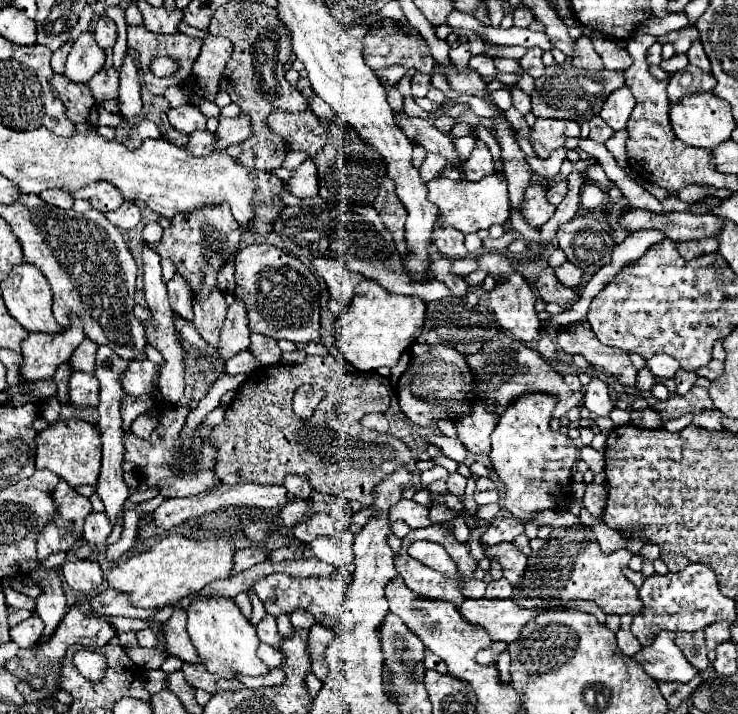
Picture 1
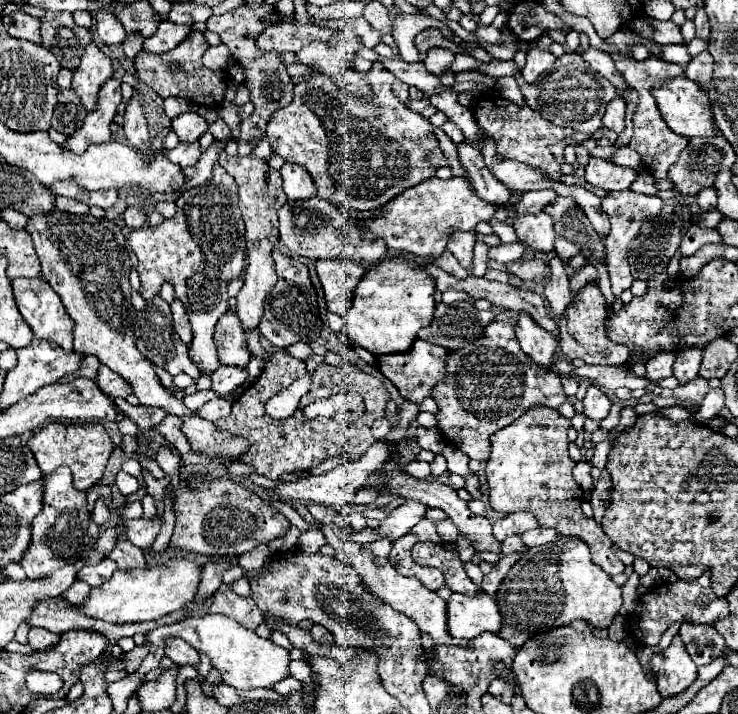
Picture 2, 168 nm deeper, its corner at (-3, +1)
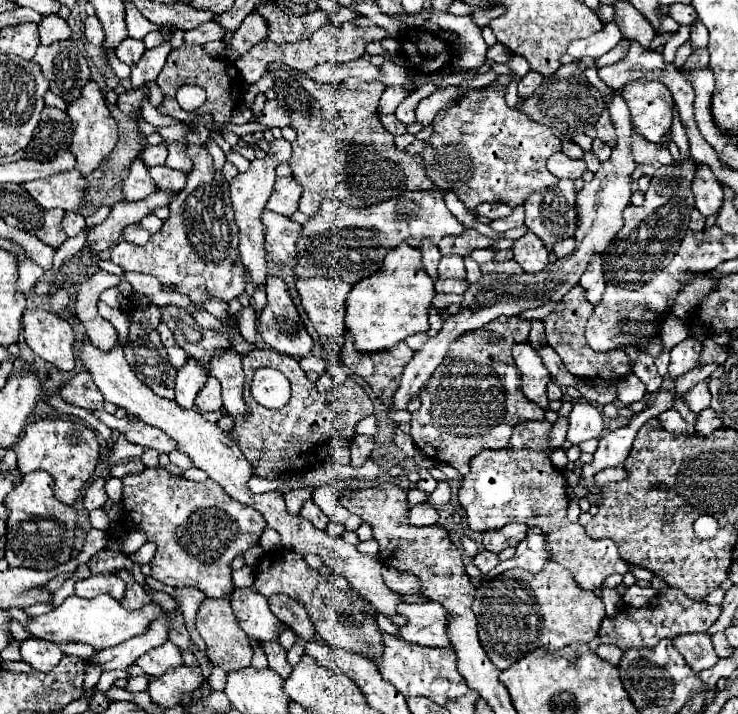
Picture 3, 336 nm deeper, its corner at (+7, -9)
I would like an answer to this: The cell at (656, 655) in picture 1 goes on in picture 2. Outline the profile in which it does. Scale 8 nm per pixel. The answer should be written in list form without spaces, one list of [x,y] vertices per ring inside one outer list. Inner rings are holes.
[[[674,636],[666,650],[654,654],[648,662],[648,668],[652,674],[656,674],[656,684],[664,698],[684,692],[698,676],[698,668],[686,652],[680,636]]]

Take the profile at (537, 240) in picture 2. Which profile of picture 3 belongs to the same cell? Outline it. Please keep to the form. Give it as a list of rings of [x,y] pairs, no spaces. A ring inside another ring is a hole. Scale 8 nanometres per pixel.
[[[528,232],[522,238],[514,240],[512,252],[514,252],[514,260],[522,266],[524,272],[534,274],[548,266],[548,250],[542,244],[542,240],[534,236],[534,232]]]

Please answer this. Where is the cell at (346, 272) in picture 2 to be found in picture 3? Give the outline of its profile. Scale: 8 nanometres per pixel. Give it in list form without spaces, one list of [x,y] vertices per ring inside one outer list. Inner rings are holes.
[[[298,278],[296,290],[318,334],[340,338],[346,332],[346,296],[352,284],[334,278]]]

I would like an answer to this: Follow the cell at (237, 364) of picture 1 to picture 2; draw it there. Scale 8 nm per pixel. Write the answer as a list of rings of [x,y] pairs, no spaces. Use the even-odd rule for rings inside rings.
[[[220,366],[216,372],[212,372],[212,390],[216,394],[230,394],[234,392],[244,380],[248,378],[246,370],[236,370],[236,366]]]

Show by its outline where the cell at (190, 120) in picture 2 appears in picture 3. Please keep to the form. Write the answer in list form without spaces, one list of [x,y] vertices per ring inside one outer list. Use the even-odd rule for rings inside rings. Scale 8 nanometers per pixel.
[[[172,142],[172,144],[168,144],[166,166],[182,170],[182,172],[190,172],[192,170],[192,160],[186,154],[186,144],[184,142]]]

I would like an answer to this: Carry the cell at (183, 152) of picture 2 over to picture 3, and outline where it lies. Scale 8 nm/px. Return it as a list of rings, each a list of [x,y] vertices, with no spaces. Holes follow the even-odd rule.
[[[166,164],[150,168],[150,176],[154,178],[156,186],[162,190],[180,192],[186,184],[186,172],[174,172],[174,168],[166,168]]]

